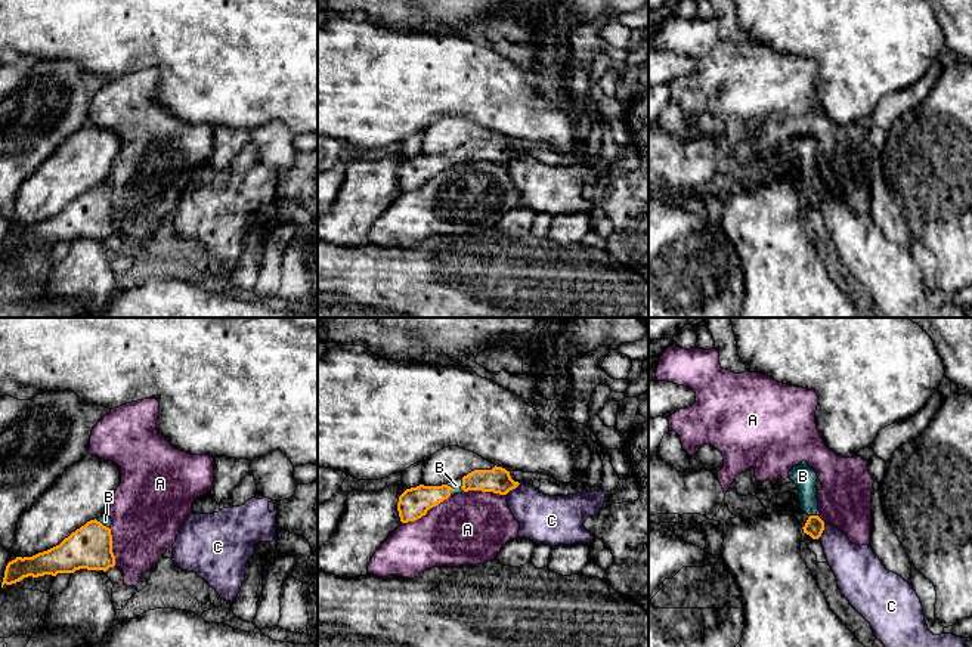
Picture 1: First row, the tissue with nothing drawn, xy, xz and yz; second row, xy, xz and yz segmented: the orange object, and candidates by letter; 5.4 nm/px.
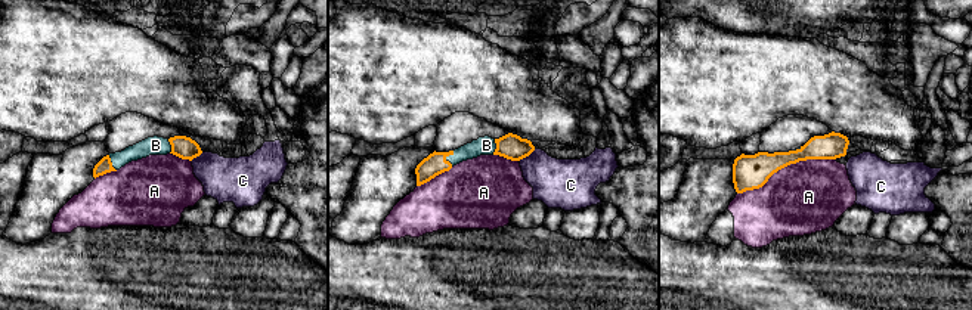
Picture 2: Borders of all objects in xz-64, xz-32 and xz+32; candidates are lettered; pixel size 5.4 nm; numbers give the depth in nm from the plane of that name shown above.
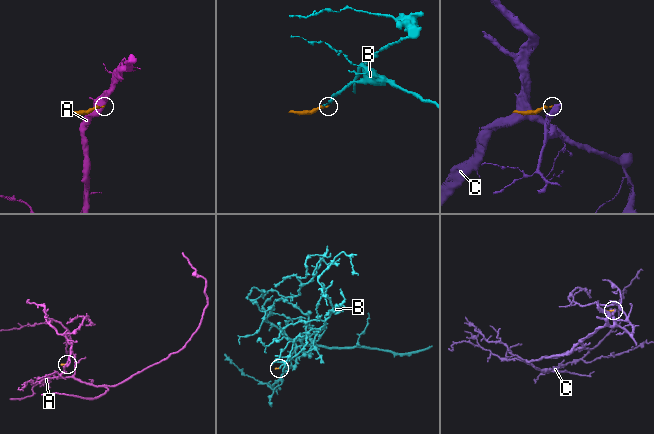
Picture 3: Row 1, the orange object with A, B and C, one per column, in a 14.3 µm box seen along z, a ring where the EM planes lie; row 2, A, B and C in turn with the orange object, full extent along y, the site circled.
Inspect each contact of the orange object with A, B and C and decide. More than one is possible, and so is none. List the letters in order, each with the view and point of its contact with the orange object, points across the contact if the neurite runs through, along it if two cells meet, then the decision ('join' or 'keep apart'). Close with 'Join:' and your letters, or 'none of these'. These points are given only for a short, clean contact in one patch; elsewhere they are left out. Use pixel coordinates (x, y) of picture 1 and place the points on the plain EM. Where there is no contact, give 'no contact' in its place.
A: meets orange in xz at (424, 183); keep apart
B: meets orange in xz at (451, 158); join
C: meets orange in yz at (823, 198); border along yz (825, 192), (825, 198), (817, 207); keep apart
Join: B

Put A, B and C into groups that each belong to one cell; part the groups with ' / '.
A / B / C

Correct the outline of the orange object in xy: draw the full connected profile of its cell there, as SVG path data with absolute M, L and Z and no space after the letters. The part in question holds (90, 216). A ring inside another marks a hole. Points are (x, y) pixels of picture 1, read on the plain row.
M102 185L87 191L59 214L32 226L16 226L4 239L3 254L12 254L24 247L58 242L74 242L80 238L103 239L115 235L112 222L112 188Z

